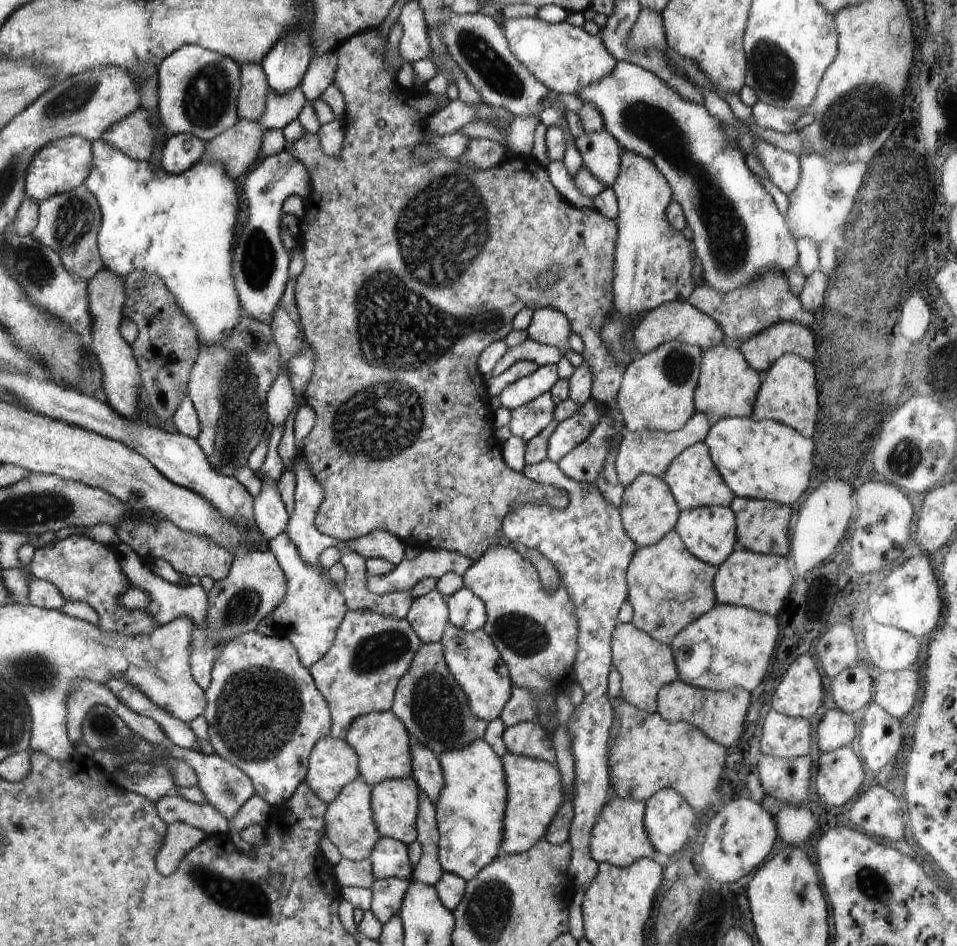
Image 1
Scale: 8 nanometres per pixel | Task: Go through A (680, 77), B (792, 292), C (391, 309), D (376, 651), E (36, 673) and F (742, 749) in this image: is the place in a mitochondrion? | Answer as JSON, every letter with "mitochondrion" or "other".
{"A":"other","B":"other","C":"mitochondrion","D":"mitochondrion","E":"mitochondrion","F":"other"}

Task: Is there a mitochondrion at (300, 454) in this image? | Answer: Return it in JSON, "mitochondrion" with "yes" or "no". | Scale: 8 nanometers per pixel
{"mitochondrion":"no"}

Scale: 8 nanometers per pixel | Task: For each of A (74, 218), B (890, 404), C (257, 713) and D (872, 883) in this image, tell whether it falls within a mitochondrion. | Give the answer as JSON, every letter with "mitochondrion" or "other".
{"A":"mitochondrion","B":"other","C":"mitochondrion","D":"mitochondrion"}

